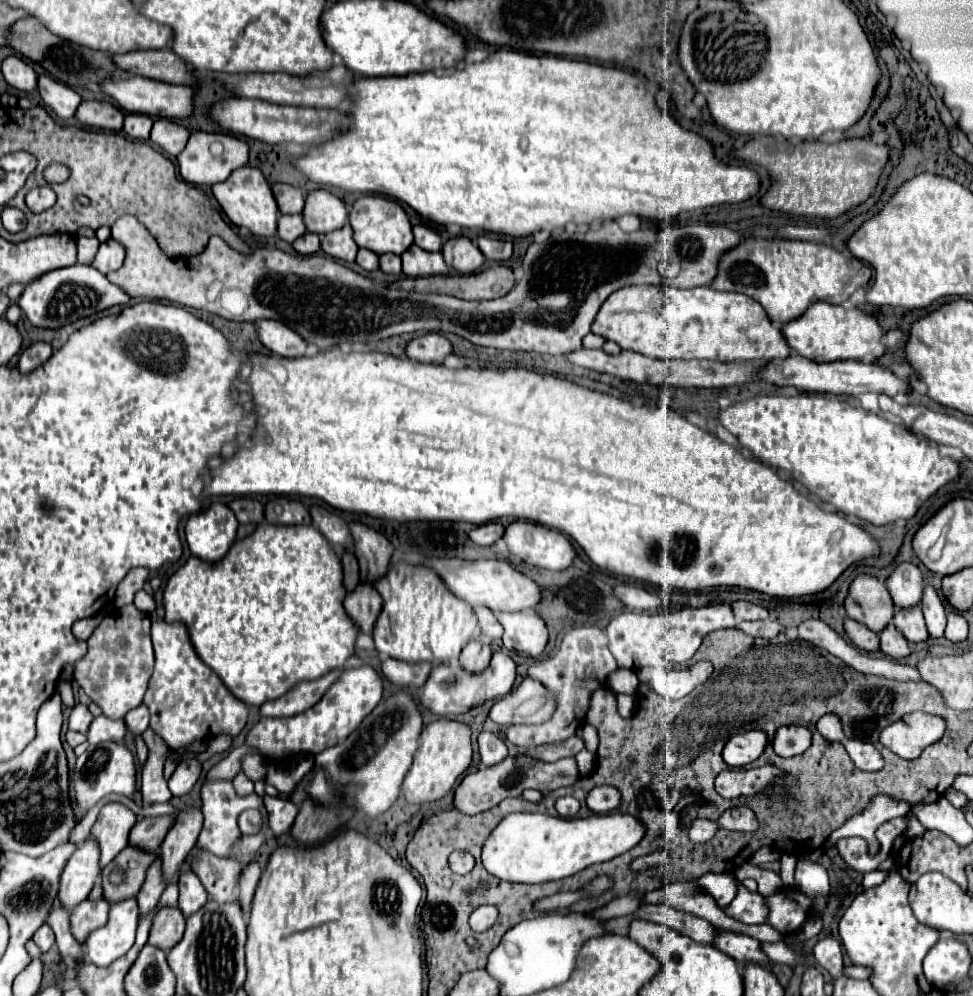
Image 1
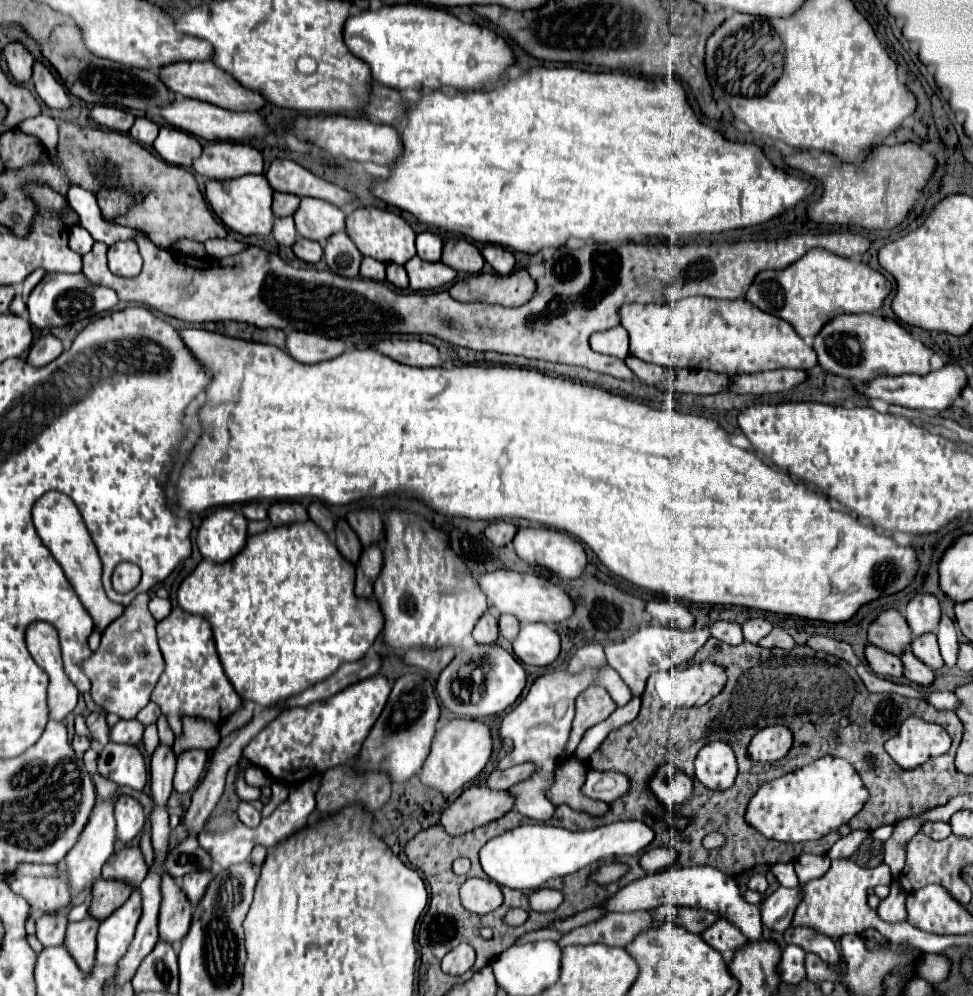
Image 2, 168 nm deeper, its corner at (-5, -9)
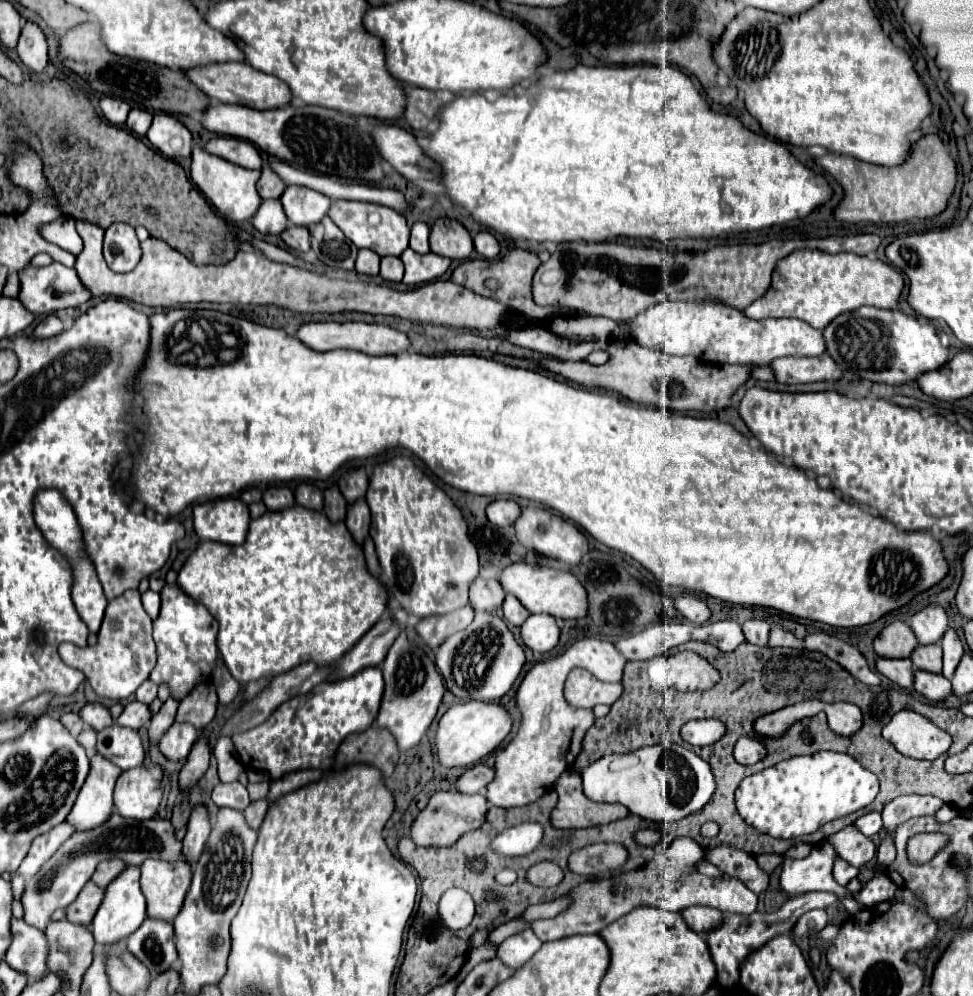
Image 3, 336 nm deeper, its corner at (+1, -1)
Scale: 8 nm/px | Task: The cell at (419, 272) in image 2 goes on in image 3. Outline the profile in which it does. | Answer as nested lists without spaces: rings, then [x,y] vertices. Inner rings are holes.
[[[407,248],[403,254],[401,254],[401,260],[405,264],[405,278],[403,282],[407,286],[419,286],[419,284],[425,284],[425,282],[433,282],[437,278],[441,278],[451,260],[449,258],[443,258],[443,256],[437,256],[433,252],[429,254],[417,254],[415,250]]]

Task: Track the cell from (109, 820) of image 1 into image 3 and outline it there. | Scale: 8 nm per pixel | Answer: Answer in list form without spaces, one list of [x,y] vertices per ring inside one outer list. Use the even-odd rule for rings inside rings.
[[[143,766],[127,770],[119,776],[113,802],[115,812],[123,818],[151,818],[161,802],[161,770],[147,770]]]

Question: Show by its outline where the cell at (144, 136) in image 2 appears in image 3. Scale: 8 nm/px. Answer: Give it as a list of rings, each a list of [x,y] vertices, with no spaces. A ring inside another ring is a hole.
[[[135,108],[135,110],[129,112],[129,118],[127,118],[125,126],[127,126],[131,132],[135,132],[135,134],[145,136],[147,130],[149,130],[149,126],[151,126],[151,120],[153,120],[153,114],[151,114],[151,112]]]

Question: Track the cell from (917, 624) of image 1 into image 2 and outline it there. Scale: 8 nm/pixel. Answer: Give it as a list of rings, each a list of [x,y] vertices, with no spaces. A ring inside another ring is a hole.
[[[921,636],[921,638],[917,638],[911,644],[911,650],[931,670],[941,670],[945,666],[943,658],[939,654],[939,646],[937,646],[937,638],[935,636]]]

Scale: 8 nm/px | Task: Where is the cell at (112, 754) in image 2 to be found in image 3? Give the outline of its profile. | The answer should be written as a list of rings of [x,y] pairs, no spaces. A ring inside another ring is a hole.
[[[117,724],[97,734],[97,752],[121,770],[137,768],[145,758],[139,734],[131,728],[121,728]]]

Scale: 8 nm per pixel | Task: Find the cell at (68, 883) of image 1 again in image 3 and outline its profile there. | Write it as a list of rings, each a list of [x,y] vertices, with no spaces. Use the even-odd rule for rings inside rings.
[[[95,754],[91,758],[89,776],[77,796],[73,810],[67,816],[67,822],[75,830],[95,830],[103,826],[113,814],[113,786],[121,774],[121,768]]]

